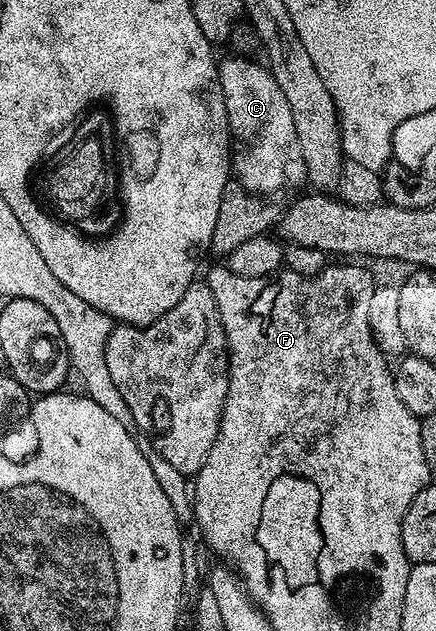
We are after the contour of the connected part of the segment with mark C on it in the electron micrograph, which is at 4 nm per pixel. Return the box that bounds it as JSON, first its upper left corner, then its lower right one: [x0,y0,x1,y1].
[218,58,306,196]

